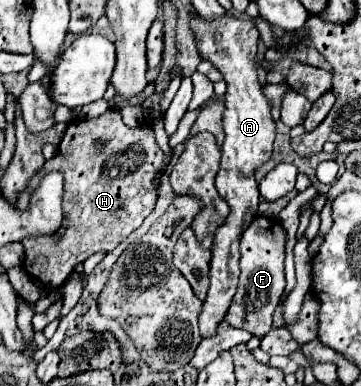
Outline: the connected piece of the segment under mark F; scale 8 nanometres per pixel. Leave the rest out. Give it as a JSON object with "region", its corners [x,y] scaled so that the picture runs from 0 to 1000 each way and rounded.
{"region":[[[715,557],[665,619],[665,728],[659,754],[626,811],[626,837],[659,852],[681,852],[709,873],[731,873],[748,858],[759,801],[787,754],[787,666],[792,666],[792,593],[770,567]]]}

